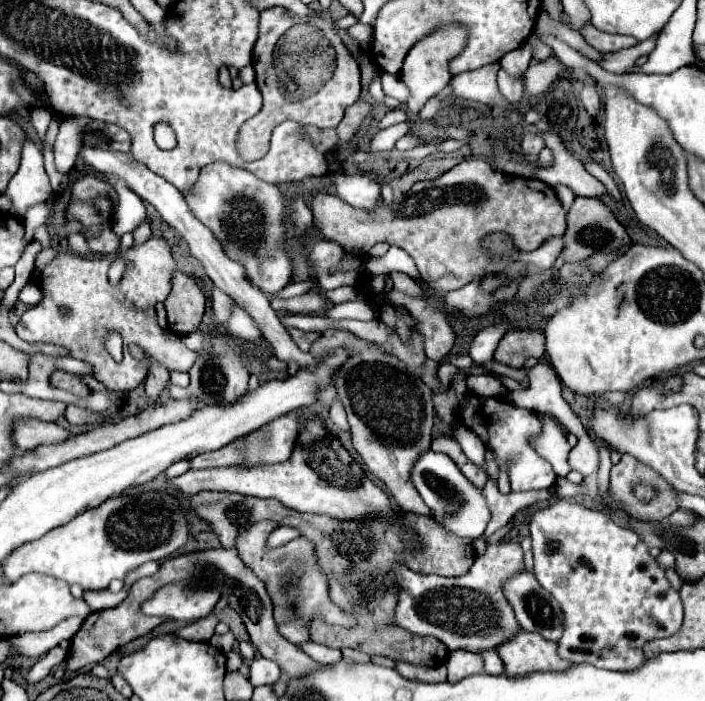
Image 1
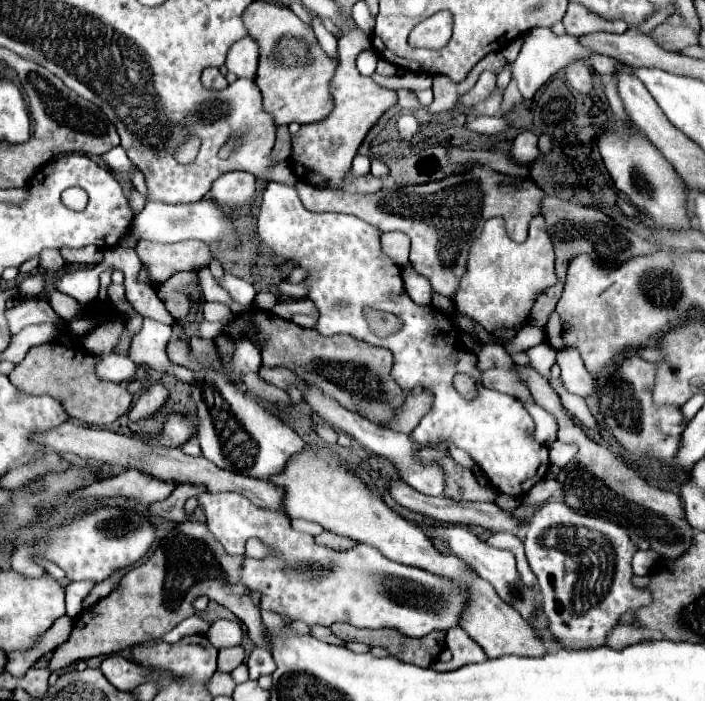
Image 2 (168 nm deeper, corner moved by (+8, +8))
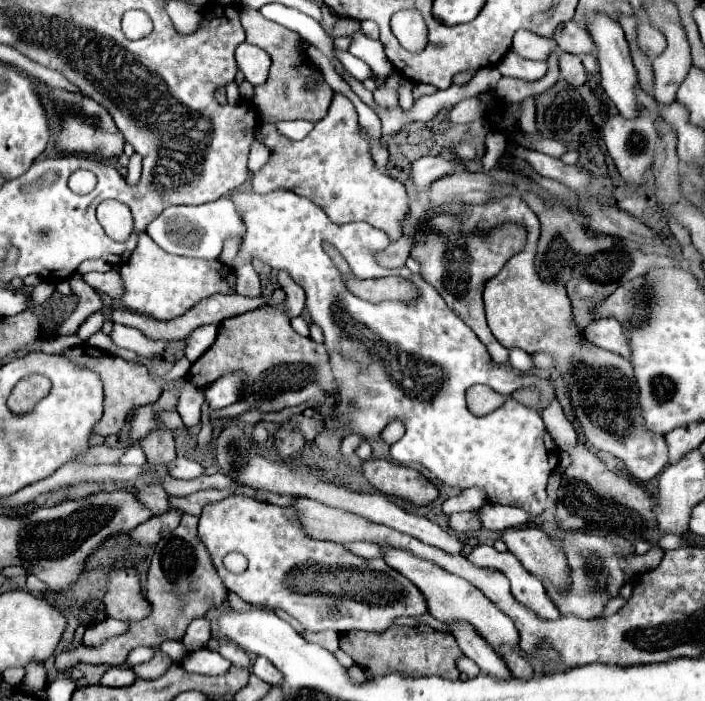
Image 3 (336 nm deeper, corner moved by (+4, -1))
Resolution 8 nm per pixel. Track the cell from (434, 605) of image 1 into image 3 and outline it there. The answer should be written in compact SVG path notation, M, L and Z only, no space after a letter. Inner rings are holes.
M231 494L221 502L205 506L203 514L199 516L199 538L211 554L213 566L217 568L223 584L231 592L239 594L239 598L249 604L263 604L269 608L285 610L295 620L299 620L307 632L383 632L399 616L421 616L427 612L425 596L403 574L389 568L385 560L365 560L351 554L341 544L313 540L299 524L297 512L293 508L279 508L243 494ZM229 552L239 552L247 558L249 566L243 574L231 574L225 570L223 558Z

